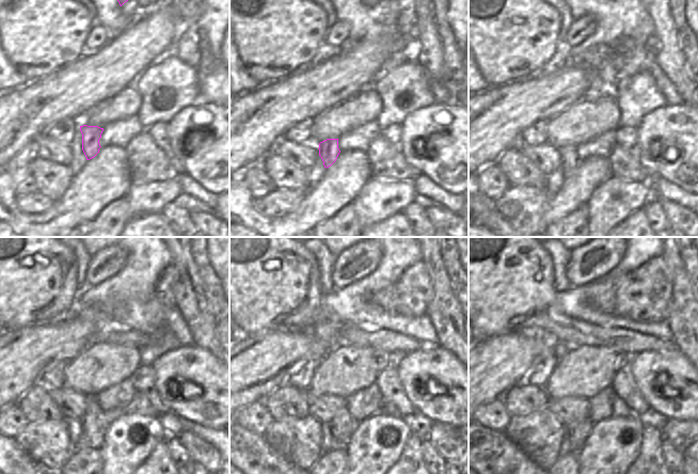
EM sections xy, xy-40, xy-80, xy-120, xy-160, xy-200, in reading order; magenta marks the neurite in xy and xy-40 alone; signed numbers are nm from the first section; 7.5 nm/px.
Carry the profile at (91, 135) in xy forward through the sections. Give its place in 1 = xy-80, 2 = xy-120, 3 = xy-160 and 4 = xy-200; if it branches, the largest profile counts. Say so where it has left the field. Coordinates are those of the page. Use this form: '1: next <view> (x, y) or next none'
1: next xy-80 (569, 157)
2: next xy-120 (93, 410)
3: next xy-160 (343, 425)
4: next xy-200 (576, 432)

